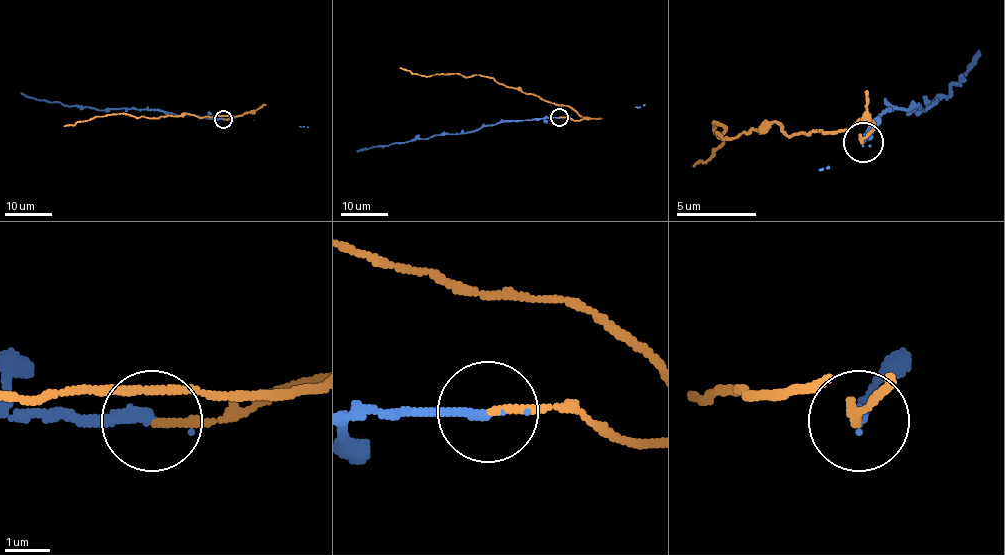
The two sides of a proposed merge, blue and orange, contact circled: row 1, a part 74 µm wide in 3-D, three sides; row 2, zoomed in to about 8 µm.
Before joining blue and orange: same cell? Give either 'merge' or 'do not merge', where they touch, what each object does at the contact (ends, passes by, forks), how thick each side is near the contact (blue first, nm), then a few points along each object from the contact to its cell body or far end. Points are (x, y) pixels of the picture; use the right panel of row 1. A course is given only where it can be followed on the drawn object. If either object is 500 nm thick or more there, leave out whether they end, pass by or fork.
do not merge; at (863, 142); blue ends there; orange ends there; 240 nm thick on the blue side, 160 nm on the other; blue runs (862, 143), (886, 111), (918, 107), (922, 111), (938, 99), (946, 99), (978, 51); orange runs (862, 143), (874, 131), (866, 119), (730, 139), (714, 123), (722, 139), (694, 167)

